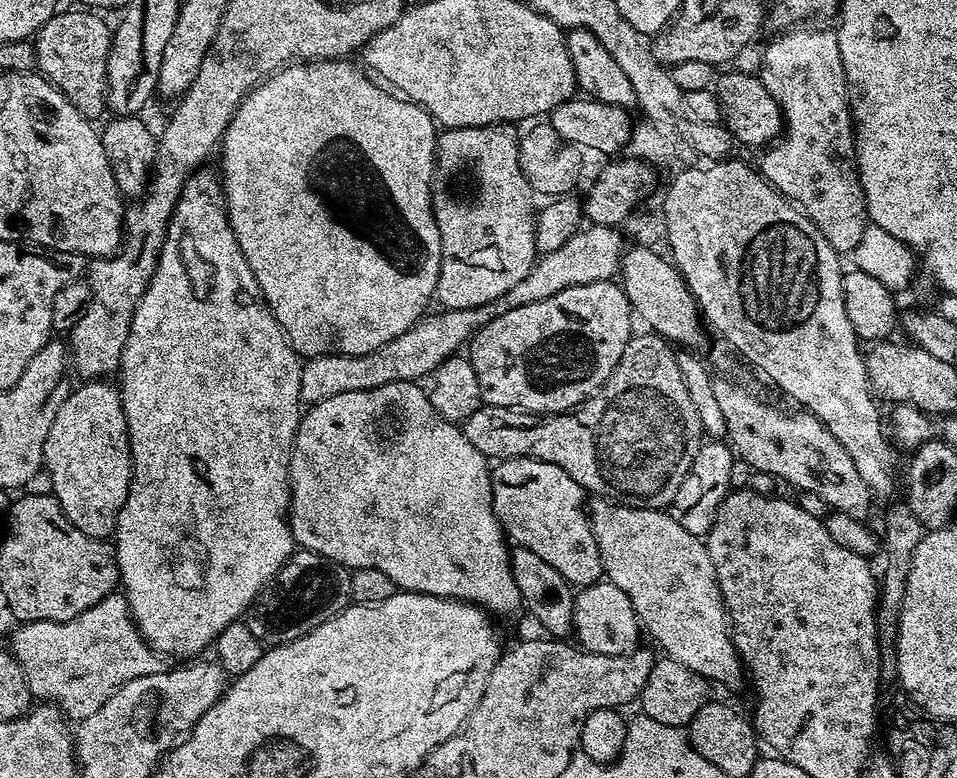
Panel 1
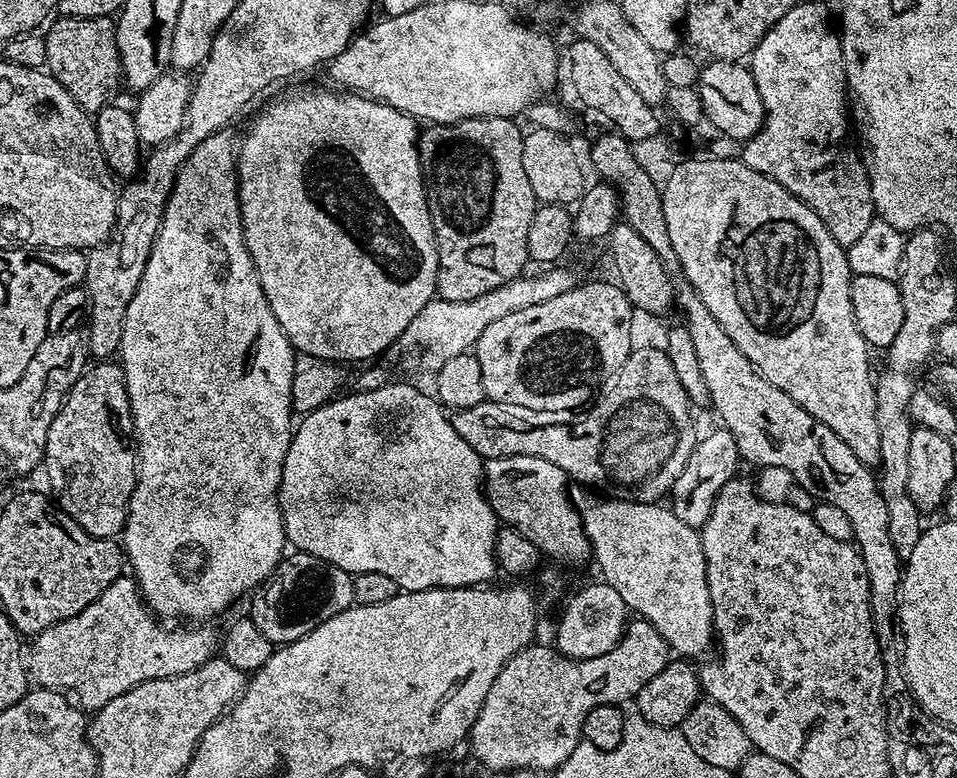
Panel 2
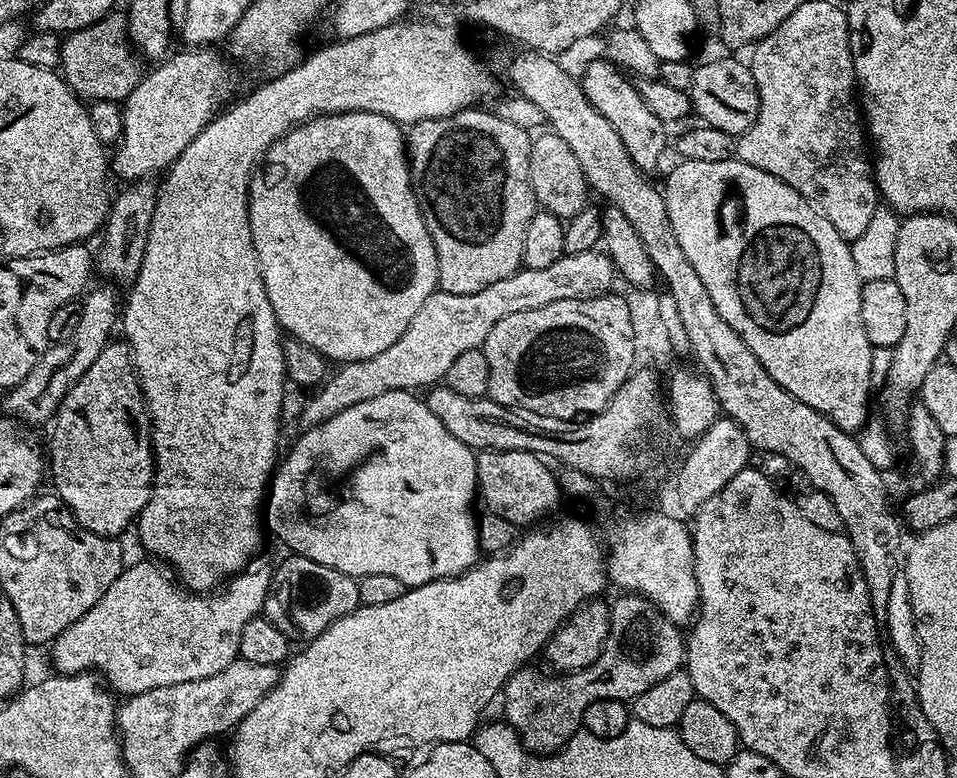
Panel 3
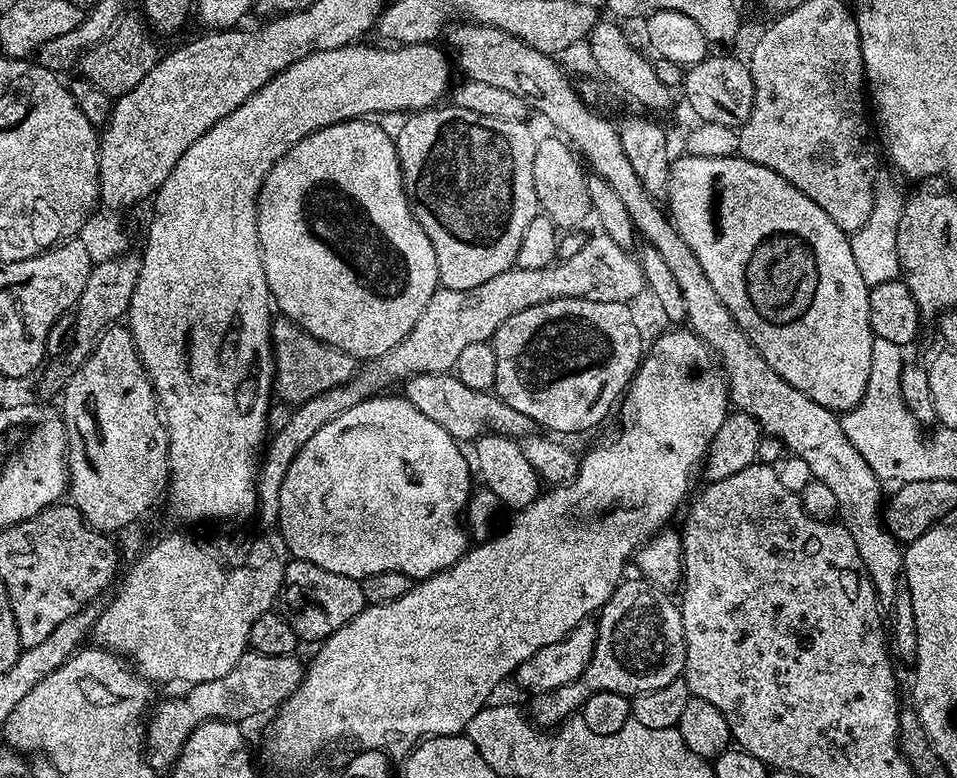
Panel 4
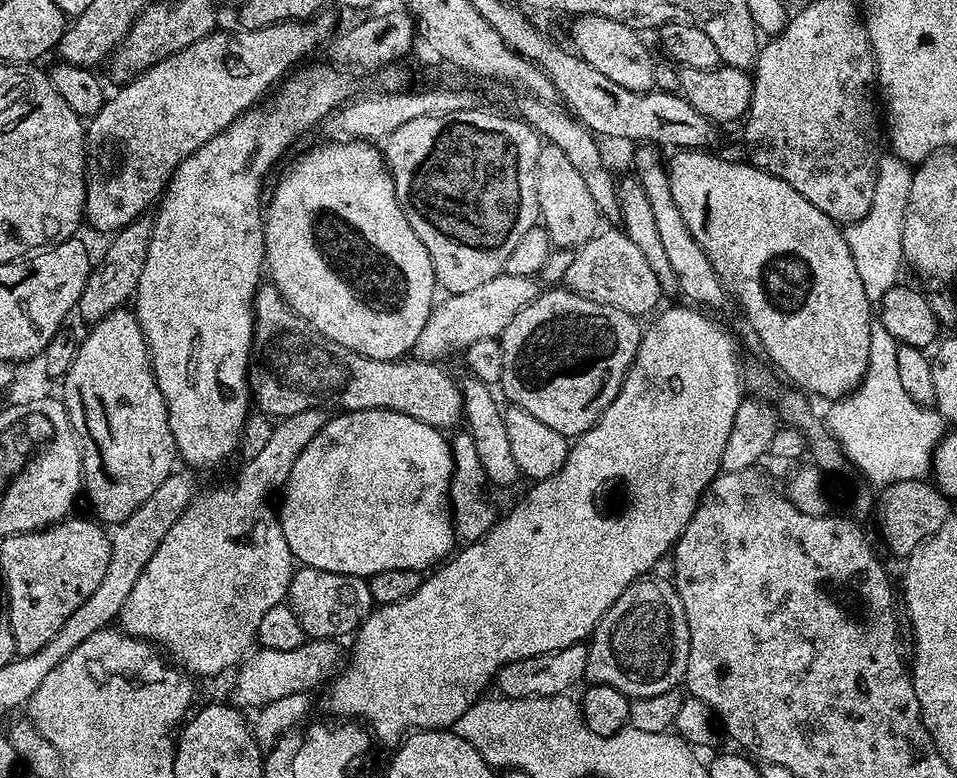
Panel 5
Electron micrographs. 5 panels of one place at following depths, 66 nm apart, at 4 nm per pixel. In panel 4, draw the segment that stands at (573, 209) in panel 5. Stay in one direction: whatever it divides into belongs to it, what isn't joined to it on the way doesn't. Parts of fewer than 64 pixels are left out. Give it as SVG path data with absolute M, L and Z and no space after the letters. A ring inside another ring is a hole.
M541 135L534 150L534 190L543 215L556 223L557 229L576 230L593 211L588 189L588 176L581 157L559 135Z

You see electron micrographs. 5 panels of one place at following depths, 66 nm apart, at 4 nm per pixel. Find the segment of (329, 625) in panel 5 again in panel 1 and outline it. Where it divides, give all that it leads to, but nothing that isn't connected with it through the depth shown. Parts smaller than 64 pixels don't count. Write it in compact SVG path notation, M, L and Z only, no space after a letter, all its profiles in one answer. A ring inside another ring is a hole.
M296 550L252 599L242 623L250 626L254 638L266 646L275 646L305 636L311 628L337 616L352 603L352 572L349 569L316 552Z

